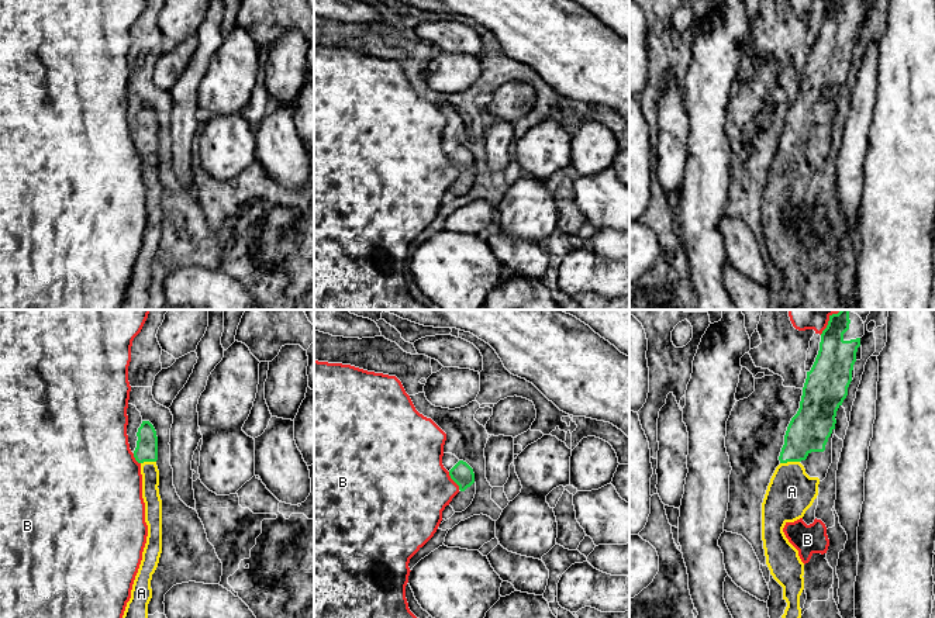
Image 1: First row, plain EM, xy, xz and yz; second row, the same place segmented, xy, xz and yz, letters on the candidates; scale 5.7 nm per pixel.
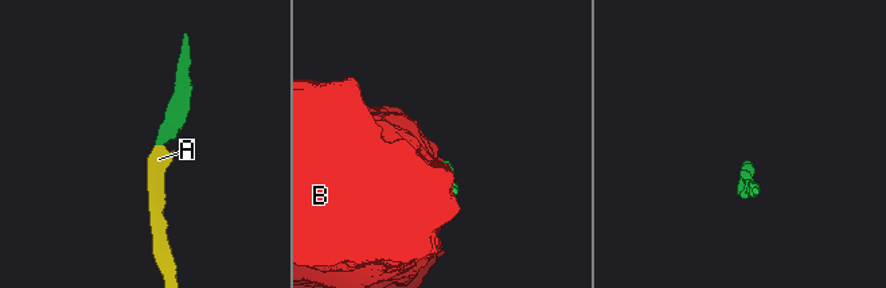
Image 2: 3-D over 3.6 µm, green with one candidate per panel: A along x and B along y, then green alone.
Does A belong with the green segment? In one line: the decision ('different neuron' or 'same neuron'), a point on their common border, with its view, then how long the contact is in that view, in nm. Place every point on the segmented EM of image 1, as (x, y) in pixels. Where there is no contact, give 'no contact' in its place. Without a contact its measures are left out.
same neuron | yz (789, 461) | 110 nm

